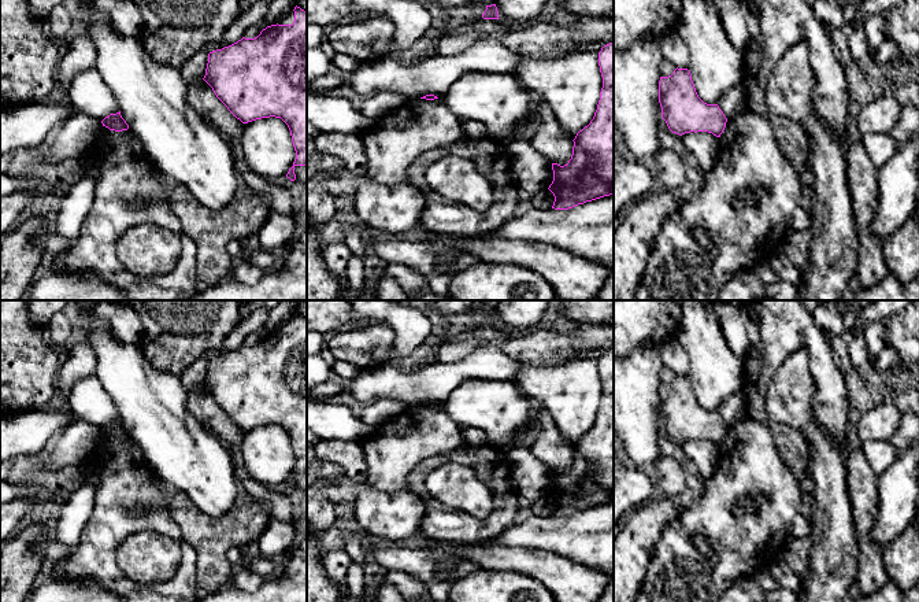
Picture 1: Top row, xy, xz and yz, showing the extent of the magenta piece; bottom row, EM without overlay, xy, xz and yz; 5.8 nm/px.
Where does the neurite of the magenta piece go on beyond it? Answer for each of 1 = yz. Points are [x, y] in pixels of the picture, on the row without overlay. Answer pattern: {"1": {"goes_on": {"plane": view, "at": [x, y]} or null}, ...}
{"1": {"goes_on": null}}

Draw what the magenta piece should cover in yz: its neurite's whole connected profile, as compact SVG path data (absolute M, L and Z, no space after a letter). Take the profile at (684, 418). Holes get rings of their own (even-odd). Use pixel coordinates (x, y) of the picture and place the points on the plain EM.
M677 374L671 383L660 384L659 410L668 436L679 443L708 439L720 444L726 435L723 418L698 405L688 376Z

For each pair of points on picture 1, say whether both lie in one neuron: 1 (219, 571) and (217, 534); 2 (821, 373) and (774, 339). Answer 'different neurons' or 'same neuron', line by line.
1: same neuron
2: same neuron

